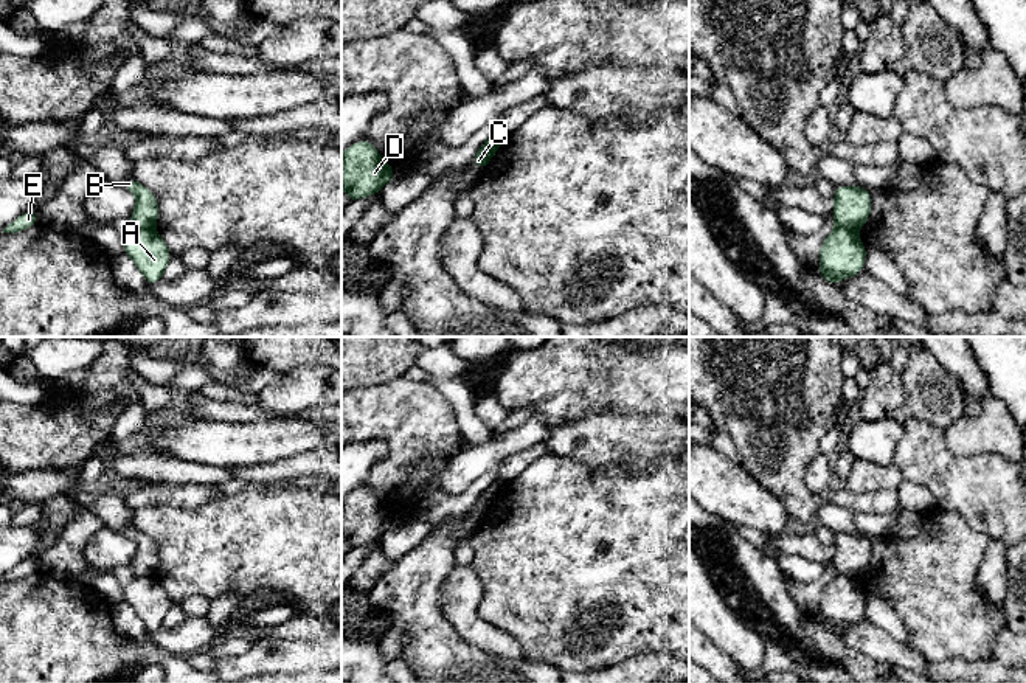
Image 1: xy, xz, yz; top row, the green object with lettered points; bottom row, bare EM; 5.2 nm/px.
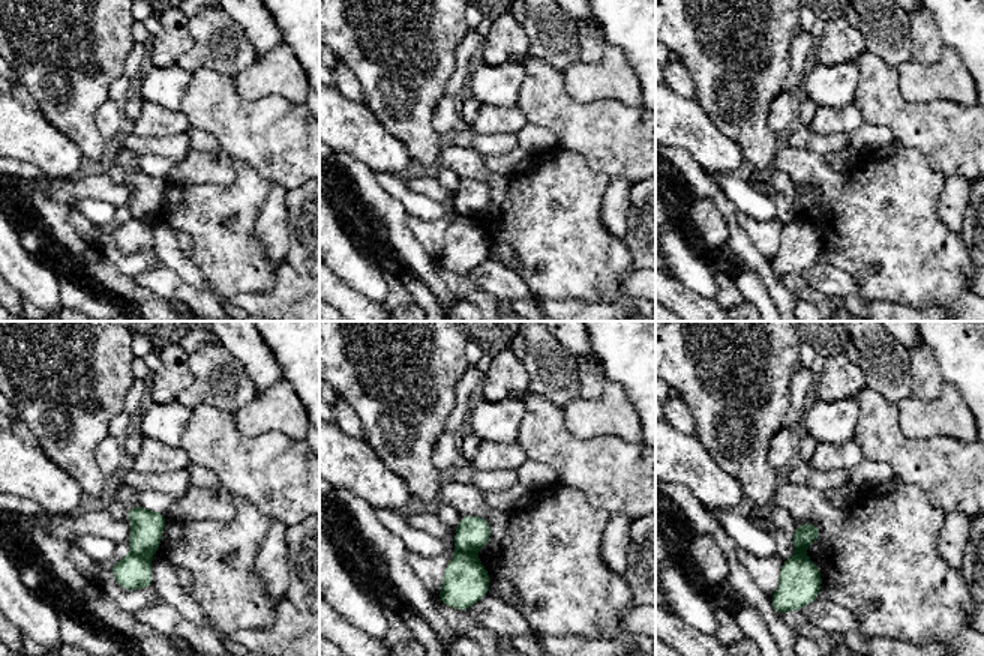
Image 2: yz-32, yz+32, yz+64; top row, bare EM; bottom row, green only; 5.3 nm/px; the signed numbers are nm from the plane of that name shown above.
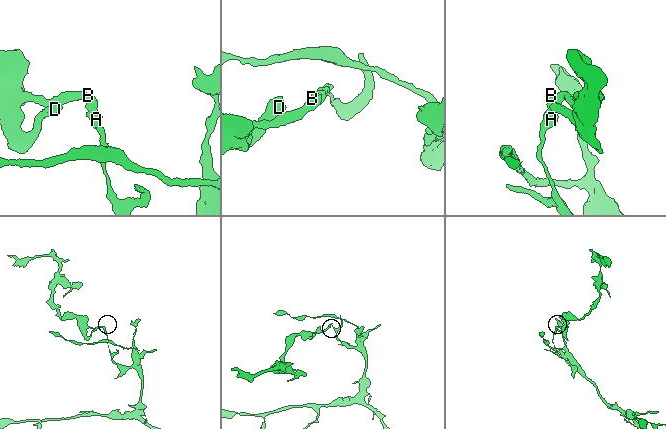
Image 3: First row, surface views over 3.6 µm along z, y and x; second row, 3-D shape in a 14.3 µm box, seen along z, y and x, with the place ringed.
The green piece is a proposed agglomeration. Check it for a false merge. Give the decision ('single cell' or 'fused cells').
fused cells

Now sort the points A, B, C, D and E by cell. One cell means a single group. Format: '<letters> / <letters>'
A / B C D E

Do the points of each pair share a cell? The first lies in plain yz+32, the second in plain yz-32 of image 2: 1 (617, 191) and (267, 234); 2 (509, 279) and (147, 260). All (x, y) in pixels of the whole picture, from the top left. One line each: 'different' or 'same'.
1: same
2: different

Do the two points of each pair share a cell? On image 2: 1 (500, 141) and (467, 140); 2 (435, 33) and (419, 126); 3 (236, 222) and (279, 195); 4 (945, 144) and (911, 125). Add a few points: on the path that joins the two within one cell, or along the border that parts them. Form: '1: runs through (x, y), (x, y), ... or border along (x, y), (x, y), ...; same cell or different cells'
1: runs through (492, 141), (474, 141); same cell
2: runs through (419, 56), (419, 104); same cell
3: border along (272, 183), (254, 228), (254, 236), (260, 243); different cells
4: runs through (936, 135), (927, 126), (920, 126); same cell

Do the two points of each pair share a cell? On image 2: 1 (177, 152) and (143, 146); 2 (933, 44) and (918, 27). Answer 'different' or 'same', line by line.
1: same
2: same

